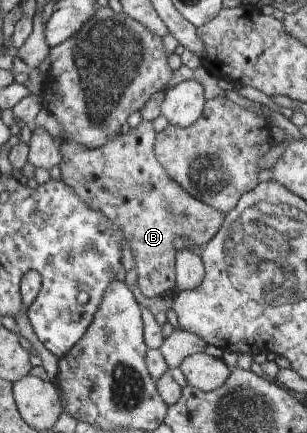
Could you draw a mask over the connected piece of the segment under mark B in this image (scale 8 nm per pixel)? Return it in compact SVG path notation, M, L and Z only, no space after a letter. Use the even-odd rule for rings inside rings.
M146 119L124 134L118 134L106 145L94 149L63 139L63 161L59 164L62 180L72 186L88 206L118 222L124 228L124 234L128 234L128 244L138 272L137 286L146 299L162 294L168 296L168 292L174 290L174 260L178 256L174 240L178 240L178 236L186 236L190 247L205 245L226 220L222 211L189 195L180 183L171 178L156 158L156 140L158 132L154 123Z

